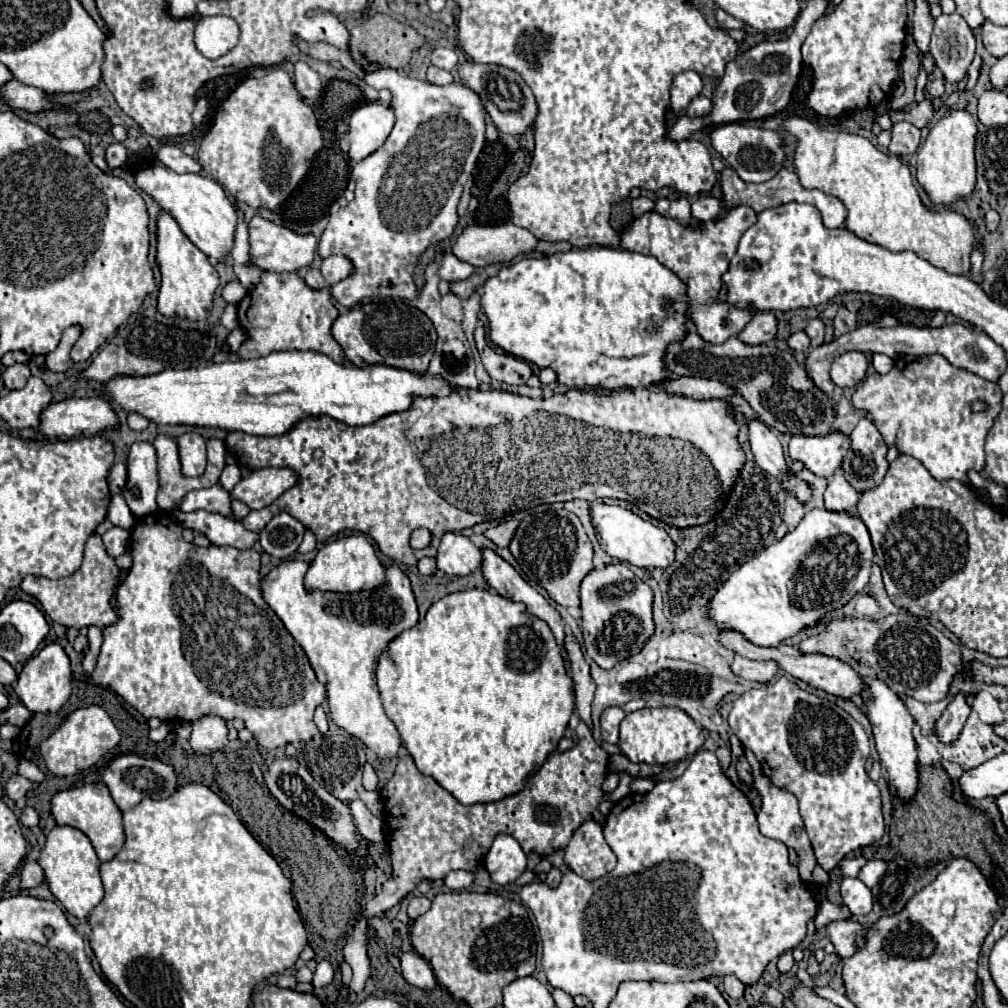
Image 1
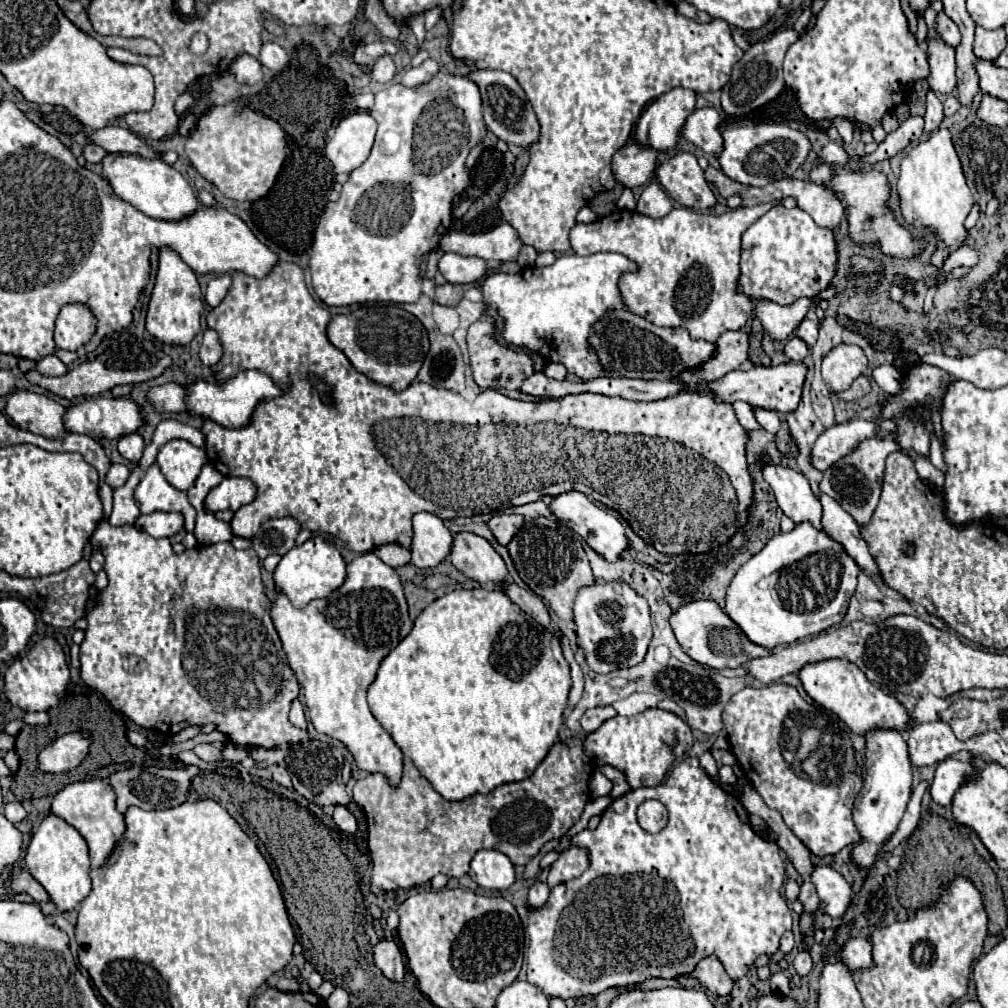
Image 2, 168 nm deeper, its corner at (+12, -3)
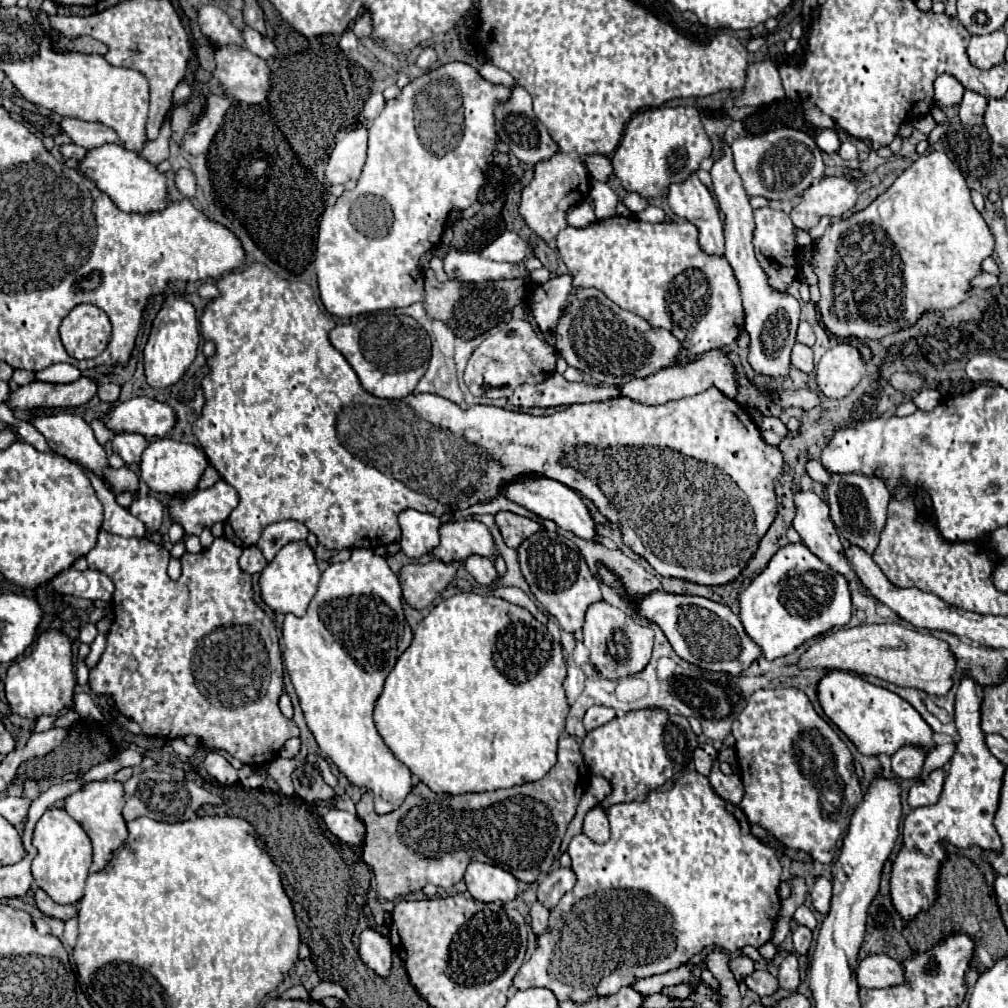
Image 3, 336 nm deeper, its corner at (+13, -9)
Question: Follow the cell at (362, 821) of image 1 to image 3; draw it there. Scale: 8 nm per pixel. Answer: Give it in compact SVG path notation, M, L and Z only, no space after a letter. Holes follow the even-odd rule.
M332 808L326 816L324 816L324 822L328 826L328 830L340 838L342 842L346 844L360 844L364 840L364 824L358 816L350 814L350 812L344 812L344 810L338 810L338 808Z

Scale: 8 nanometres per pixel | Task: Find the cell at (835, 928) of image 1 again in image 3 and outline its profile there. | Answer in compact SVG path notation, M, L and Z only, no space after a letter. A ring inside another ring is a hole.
M870 954L858 962L856 980L864 988L886 988L902 982L902 966L886 954Z

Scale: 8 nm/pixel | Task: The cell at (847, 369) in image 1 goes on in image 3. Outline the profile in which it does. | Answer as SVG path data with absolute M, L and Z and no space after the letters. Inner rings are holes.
M834 344L818 362L818 386L826 398L848 396L866 372L866 364L860 352L846 344Z

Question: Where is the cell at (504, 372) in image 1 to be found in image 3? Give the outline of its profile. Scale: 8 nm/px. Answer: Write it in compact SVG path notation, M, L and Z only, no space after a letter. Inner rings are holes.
M510 320L492 328L492 332L472 352L464 372L464 382L474 396L510 398L520 384L544 382L550 374L554 374L554 364L554 350L538 338L532 324L526 320Z

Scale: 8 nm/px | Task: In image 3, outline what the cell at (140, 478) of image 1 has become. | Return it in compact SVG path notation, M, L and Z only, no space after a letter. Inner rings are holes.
M116 434L112 438L112 452L124 458L126 464L140 458L146 446L148 446L148 440L142 434Z

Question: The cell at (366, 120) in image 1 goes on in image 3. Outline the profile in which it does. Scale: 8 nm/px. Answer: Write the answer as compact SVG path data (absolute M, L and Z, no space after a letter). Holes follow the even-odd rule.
M366 126L342 132L336 138L334 150L328 158L326 180L330 184L344 184L348 180L358 180L366 160L366 146L368 146Z

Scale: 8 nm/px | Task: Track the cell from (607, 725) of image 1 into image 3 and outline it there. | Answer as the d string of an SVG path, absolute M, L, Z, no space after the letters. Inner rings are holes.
M592 706L586 716L584 716L584 728L590 732L590 730L596 730L598 726L610 722L612 718L616 716L616 712L612 708L606 708L606 706Z

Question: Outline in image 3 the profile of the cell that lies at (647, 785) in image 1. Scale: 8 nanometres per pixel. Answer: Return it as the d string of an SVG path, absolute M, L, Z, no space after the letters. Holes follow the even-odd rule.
M634 710L588 732L582 742L584 762L592 774L610 780L612 794L602 802L602 806L592 808L586 814L584 834L594 842L606 842L610 838L606 810L618 802L644 802L650 790L662 786L674 776L674 766L676 776L688 768L696 746L698 740L690 730L688 720L680 714L670 716L666 710Z

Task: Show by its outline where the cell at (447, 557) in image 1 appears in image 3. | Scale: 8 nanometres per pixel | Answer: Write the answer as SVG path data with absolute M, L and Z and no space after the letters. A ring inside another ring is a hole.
M404 510L398 516L402 528L402 552L416 560L424 554L430 554L440 544L440 520L432 514L424 514L418 510Z

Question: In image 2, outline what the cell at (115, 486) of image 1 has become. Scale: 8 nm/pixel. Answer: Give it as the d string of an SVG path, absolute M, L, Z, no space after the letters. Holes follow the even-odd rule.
M113 464L113 466L109 468L105 480L107 480L107 484L109 484L111 488L117 488L117 486L123 486L123 484L127 482L129 474L131 474L131 470L129 470L125 464Z

